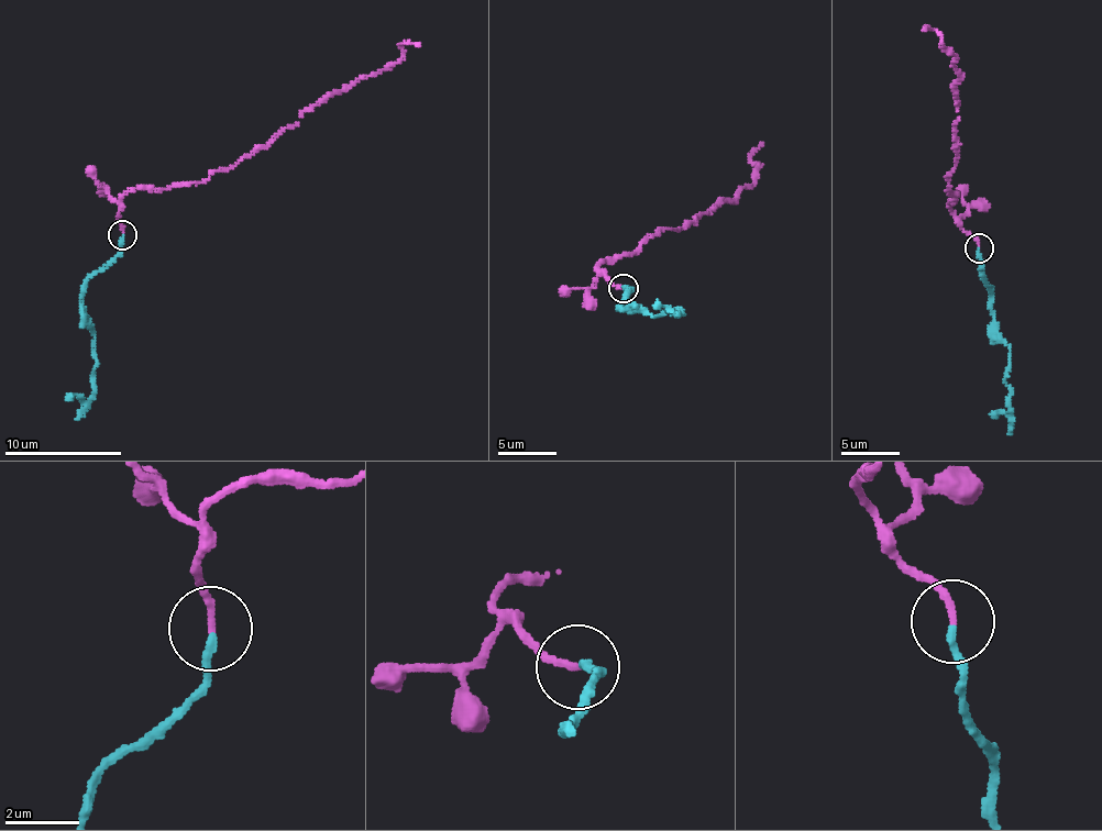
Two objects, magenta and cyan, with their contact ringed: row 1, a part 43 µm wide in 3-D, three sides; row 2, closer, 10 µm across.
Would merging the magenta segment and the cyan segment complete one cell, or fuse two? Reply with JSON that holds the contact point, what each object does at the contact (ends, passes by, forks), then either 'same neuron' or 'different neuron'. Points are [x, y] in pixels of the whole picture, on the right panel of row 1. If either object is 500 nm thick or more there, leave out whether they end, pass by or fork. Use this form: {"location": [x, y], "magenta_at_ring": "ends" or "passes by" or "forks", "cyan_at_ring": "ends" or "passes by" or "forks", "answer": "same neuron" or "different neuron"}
{"location": [979, 247], "magenta_at_ring": "ends", "cyan_at_ring": "ends", "answer": "different neuron"}

